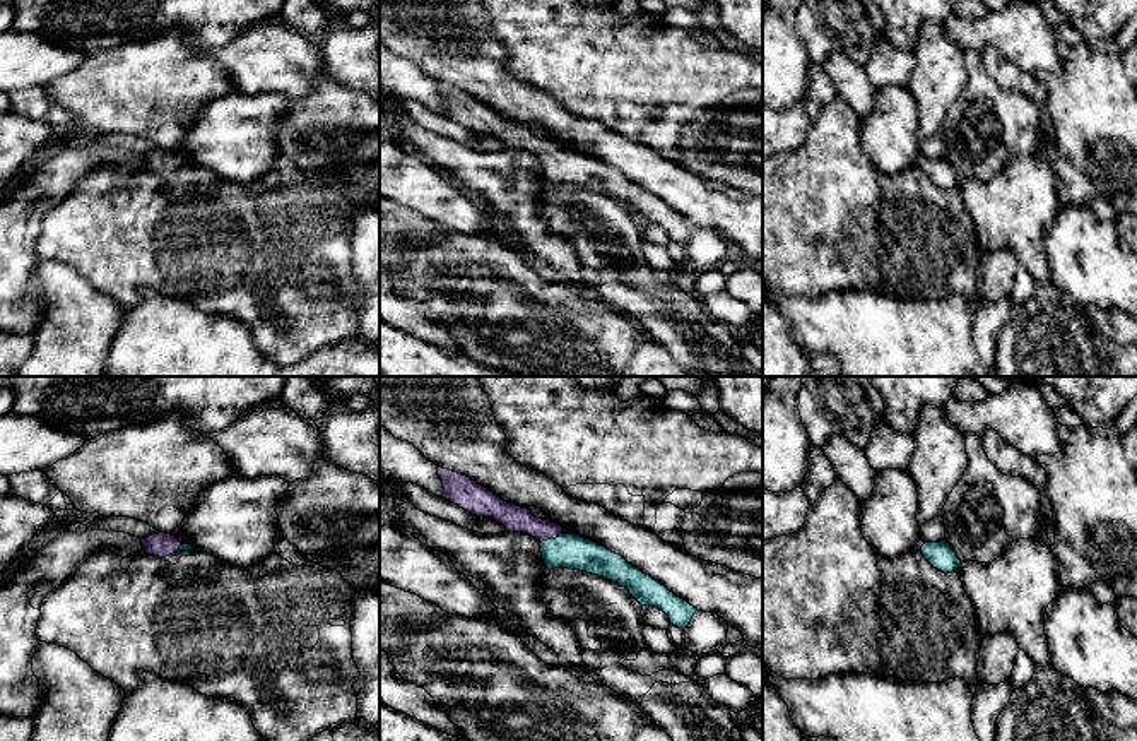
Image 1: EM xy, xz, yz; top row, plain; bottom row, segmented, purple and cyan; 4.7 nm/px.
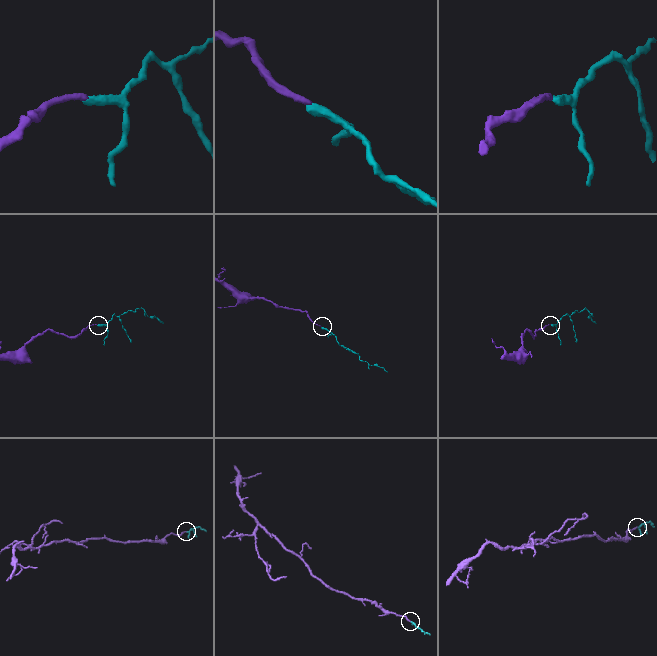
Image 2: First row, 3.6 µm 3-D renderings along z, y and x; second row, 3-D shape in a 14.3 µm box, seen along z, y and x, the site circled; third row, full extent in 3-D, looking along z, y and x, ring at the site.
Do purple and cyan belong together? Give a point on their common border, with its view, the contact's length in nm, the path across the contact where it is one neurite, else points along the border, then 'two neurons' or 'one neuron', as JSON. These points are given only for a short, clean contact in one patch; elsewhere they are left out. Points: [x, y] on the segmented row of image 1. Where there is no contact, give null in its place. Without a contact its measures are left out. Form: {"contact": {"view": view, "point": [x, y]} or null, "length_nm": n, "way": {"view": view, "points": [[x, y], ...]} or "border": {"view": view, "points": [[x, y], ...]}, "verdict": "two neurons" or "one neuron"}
{"contact": {"view": "xz", "point": [551, 538]}, "length_nm": 120, "way": {"view": "xz", "points": [[515, 519], [544, 531], [551, 538], [563, 550], [573, 551]]}, "verdict": "one neuron"}

